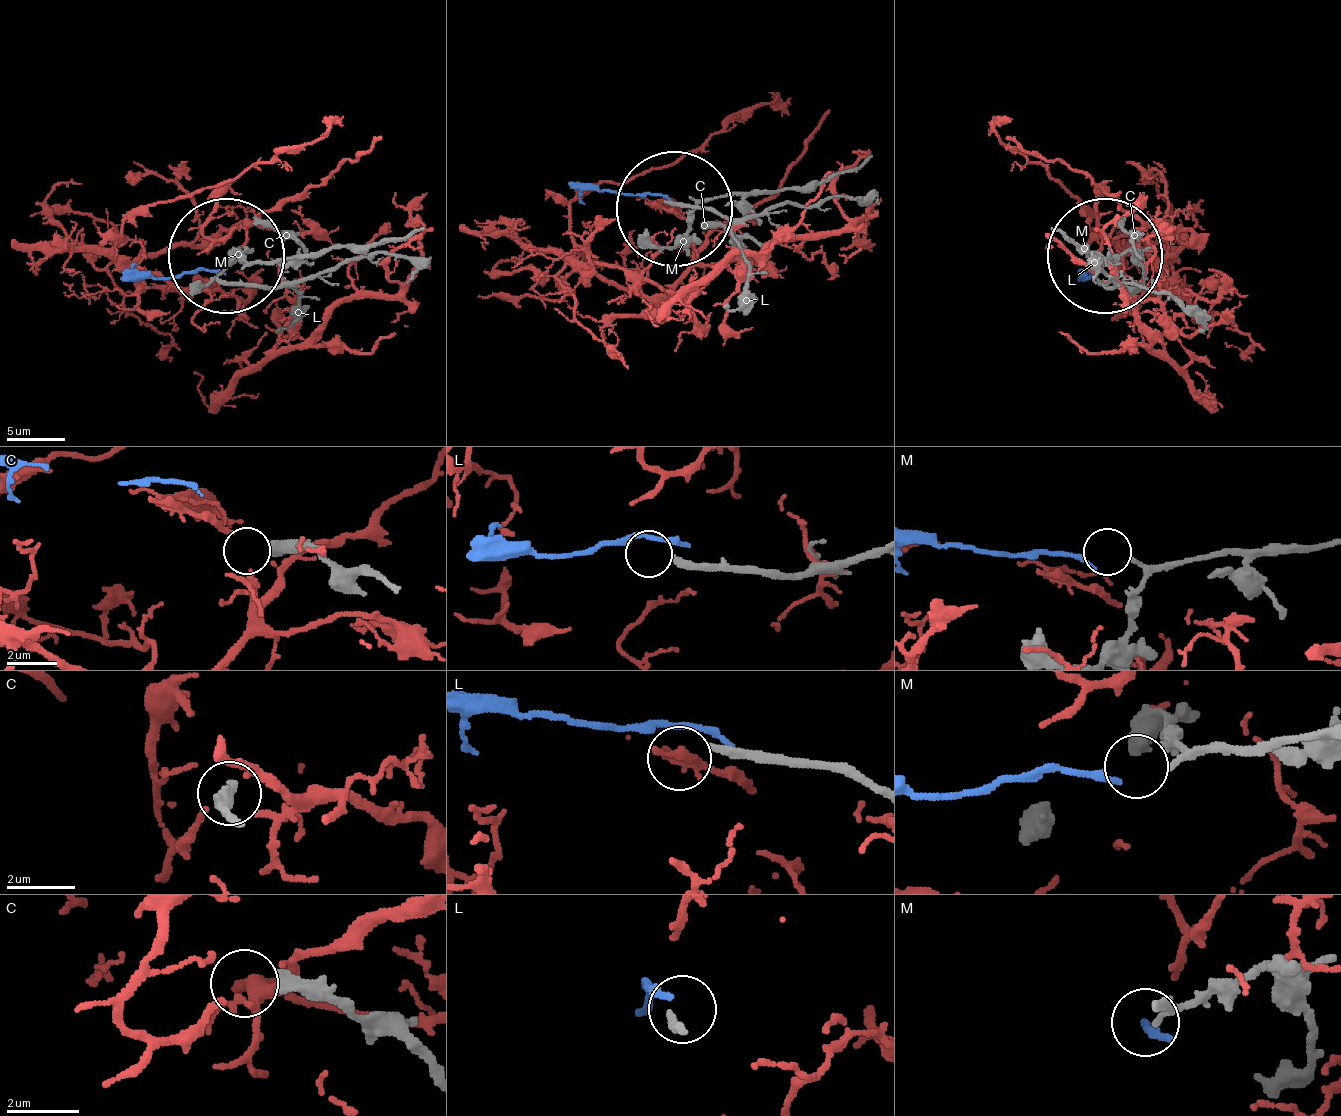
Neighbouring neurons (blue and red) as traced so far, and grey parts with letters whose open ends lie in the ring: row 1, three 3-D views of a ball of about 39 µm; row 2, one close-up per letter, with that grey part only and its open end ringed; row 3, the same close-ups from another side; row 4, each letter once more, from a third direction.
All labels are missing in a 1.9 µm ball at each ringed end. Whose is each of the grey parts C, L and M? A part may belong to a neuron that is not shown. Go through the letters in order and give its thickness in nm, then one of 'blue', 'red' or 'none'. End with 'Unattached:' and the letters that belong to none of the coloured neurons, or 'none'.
C: 380 nm thick; none
L: 280 nm thick; none
M: 140 nm thick; blue
Unattached: C, L

